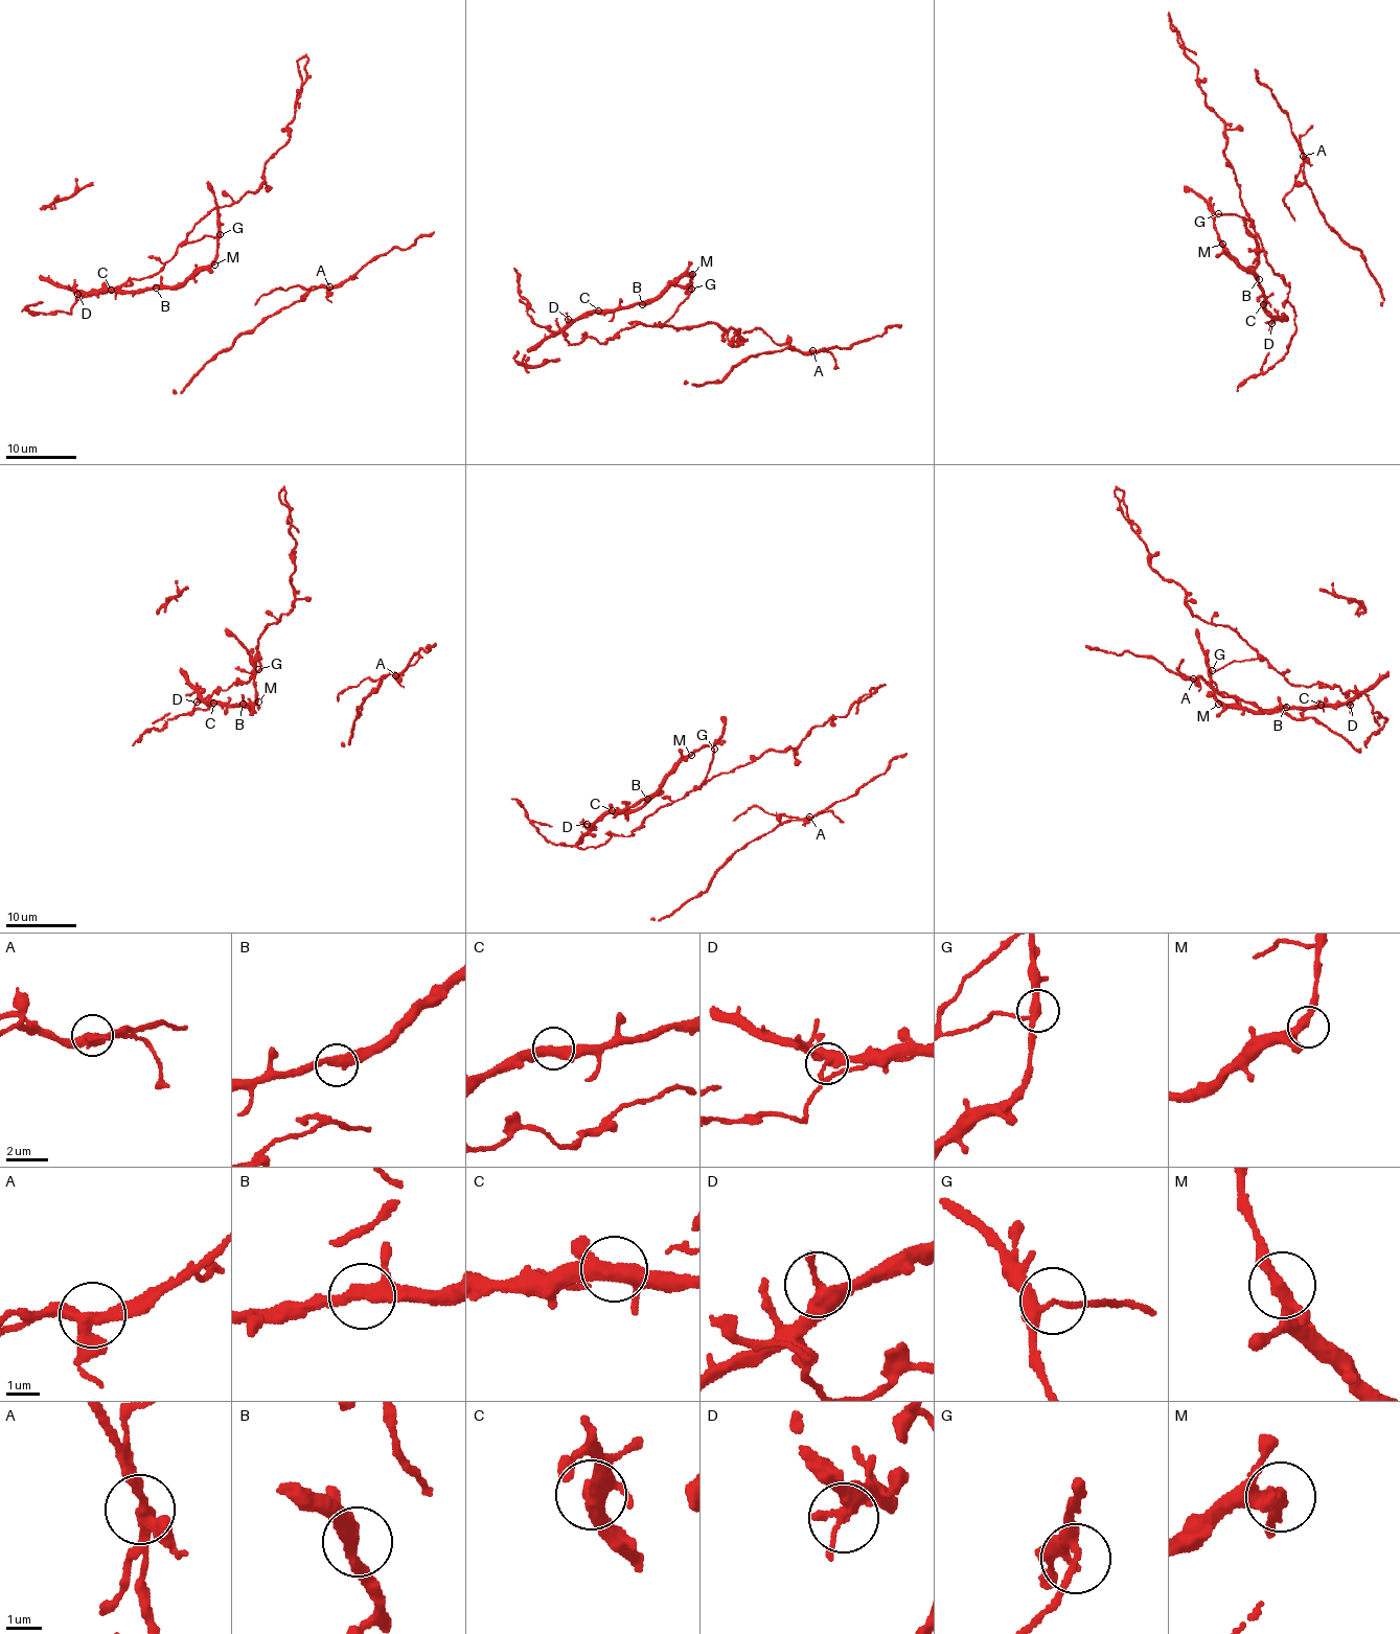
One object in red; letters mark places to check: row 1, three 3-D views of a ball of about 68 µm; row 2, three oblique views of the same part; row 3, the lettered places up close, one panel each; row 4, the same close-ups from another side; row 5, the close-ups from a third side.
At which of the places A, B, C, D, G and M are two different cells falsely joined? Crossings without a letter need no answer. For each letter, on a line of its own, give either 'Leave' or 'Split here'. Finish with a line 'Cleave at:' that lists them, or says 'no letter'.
A: Split here
B: Leave
C: Leave
D: Leave
G: Split here
M: Leave
Cleave at: A, G

